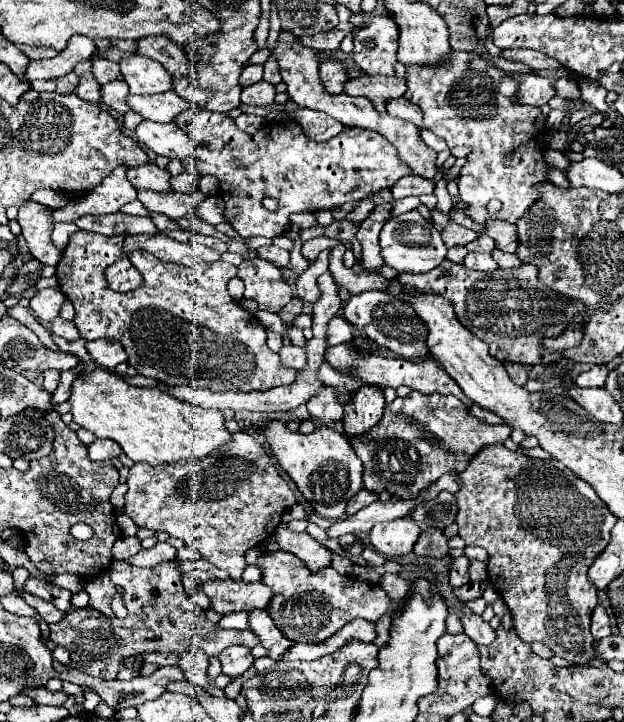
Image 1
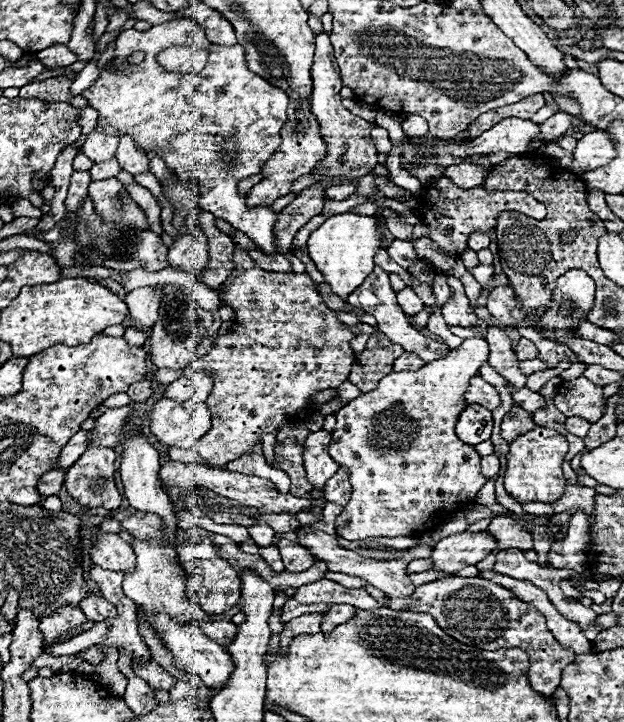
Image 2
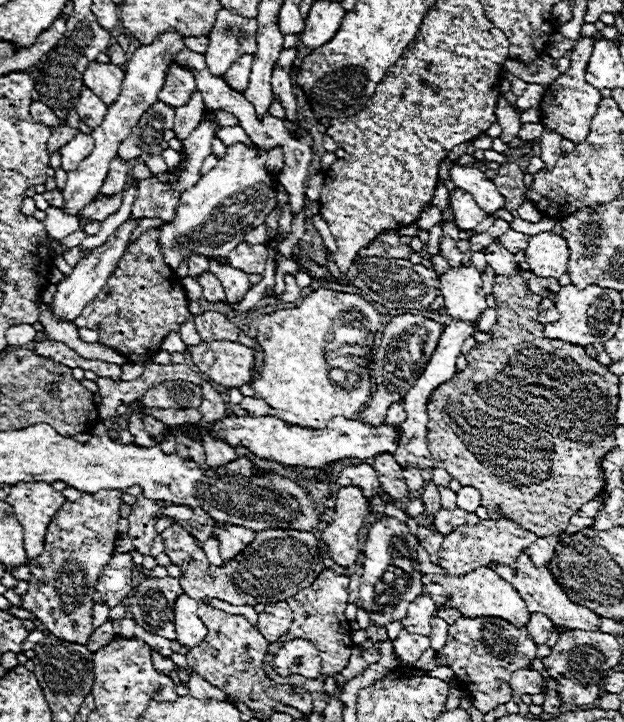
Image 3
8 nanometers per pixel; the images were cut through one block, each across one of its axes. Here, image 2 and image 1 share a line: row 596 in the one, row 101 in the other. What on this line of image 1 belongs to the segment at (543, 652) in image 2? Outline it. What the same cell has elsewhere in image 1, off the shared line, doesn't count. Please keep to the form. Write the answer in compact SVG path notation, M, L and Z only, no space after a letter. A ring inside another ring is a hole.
M452 52L448 64L436 64L436 68L428 68L426 64L406 66L406 86L404 98L424 110L426 128L444 138L450 148L470 148L458 176L460 198L468 206L466 216L476 224L490 220L516 224L516 220L528 216L530 206L540 198L534 186L548 182L548 170L552 166L542 156L548 116L536 106L516 102L518 82L488 58ZM492 198L502 202L496 214L488 214L486 208Z

